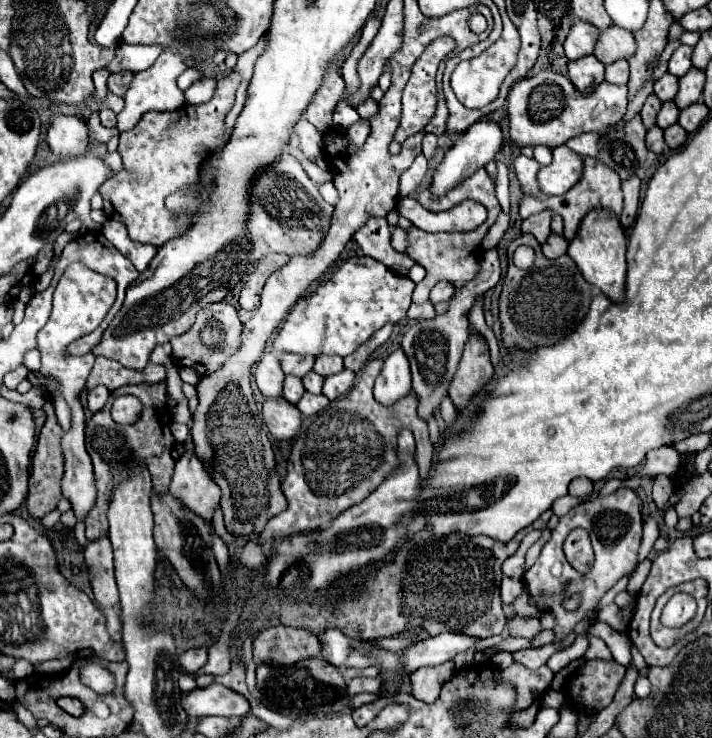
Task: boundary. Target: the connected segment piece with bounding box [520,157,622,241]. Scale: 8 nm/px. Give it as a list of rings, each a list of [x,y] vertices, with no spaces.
[[[586,157],[586,159],[584,159],[584,175],[582,175],[582,179],[580,179],[570,191],[566,191],[566,193],[560,195],[560,197],[544,197],[544,199],[522,197],[522,199],[520,199],[520,217],[526,219],[526,217],[530,217],[530,215],[542,211],[544,207],[552,207],[558,215],[562,215],[562,219],[564,219],[564,239],[566,239],[566,241],[572,241],[574,235],[576,235],[576,231],[578,231],[578,225],[580,225],[582,217],[584,217],[588,211],[592,211],[592,209],[596,209],[596,207],[602,207],[602,209],[614,211],[616,215],[622,213],[620,177],[618,177],[614,171],[610,171],[610,167],[606,167],[606,165],[598,163],[598,161],[594,161],[592,157]]]

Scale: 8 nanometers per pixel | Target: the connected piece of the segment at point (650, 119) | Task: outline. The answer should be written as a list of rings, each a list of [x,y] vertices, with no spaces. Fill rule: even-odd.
[[[648,95],[646,103],[642,105],[642,111],[640,111],[640,117],[642,117],[646,129],[650,129],[650,127],[656,123],[656,115],[658,115],[658,111],[660,111],[660,105],[662,105],[660,99],[656,99],[654,95]]]

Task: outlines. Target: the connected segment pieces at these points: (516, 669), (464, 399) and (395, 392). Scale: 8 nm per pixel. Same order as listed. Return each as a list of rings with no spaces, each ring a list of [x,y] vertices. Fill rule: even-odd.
[[[512,663],[508,669],[502,671],[502,681],[512,683],[518,689],[516,709],[528,709],[534,701],[534,691],[544,693],[550,687],[552,679],[554,679],[554,673],[546,665],[532,671],[520,663]]]
[[[470,335],[456,377],[448,389],[448,397],[452,399],[458,413],[464,411],[468,401],[492,379],[492,375],[494,369],[490,363],[486,341],[476,335]]]
[[[396,349],[386,361],[374,385],[378,403],[390,407],[410,393],[410,367],[402,349]]]

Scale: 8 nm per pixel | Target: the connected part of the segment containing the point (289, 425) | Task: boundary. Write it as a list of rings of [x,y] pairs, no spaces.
[[[282,397],[266,399],[262,413],[264,413],[264,423],[266,423],[268,431],[278,441],[288,441],[288,439],[296,437],[296,433],[300,431],[302,413],[298,411],[296,405],[286,403],[286,399],[282,399]]]

